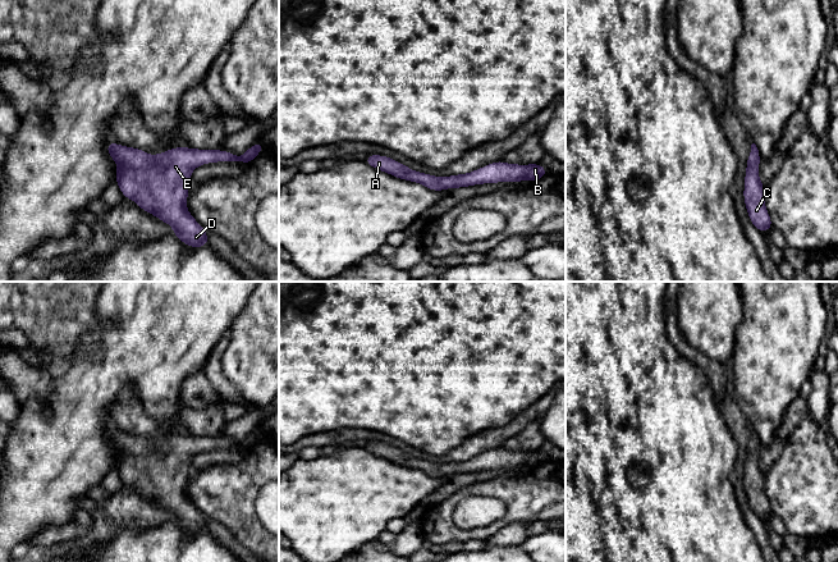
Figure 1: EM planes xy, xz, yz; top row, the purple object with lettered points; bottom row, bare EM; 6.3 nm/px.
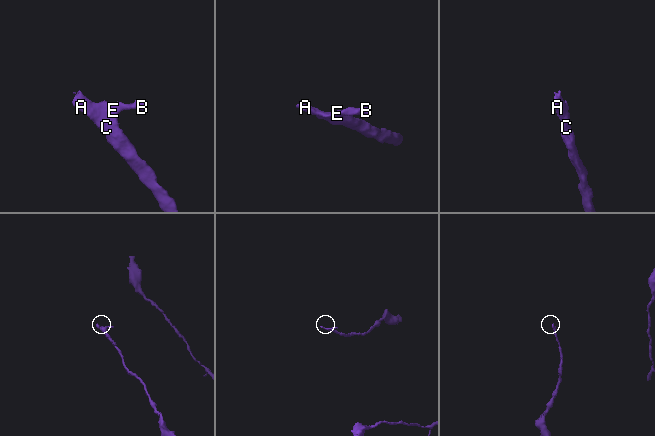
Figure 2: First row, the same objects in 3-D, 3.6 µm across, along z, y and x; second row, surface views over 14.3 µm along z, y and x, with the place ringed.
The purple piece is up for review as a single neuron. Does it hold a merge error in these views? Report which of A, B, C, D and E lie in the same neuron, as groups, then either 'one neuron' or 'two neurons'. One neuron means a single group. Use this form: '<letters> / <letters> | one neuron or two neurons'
A B C D E | one neuron

